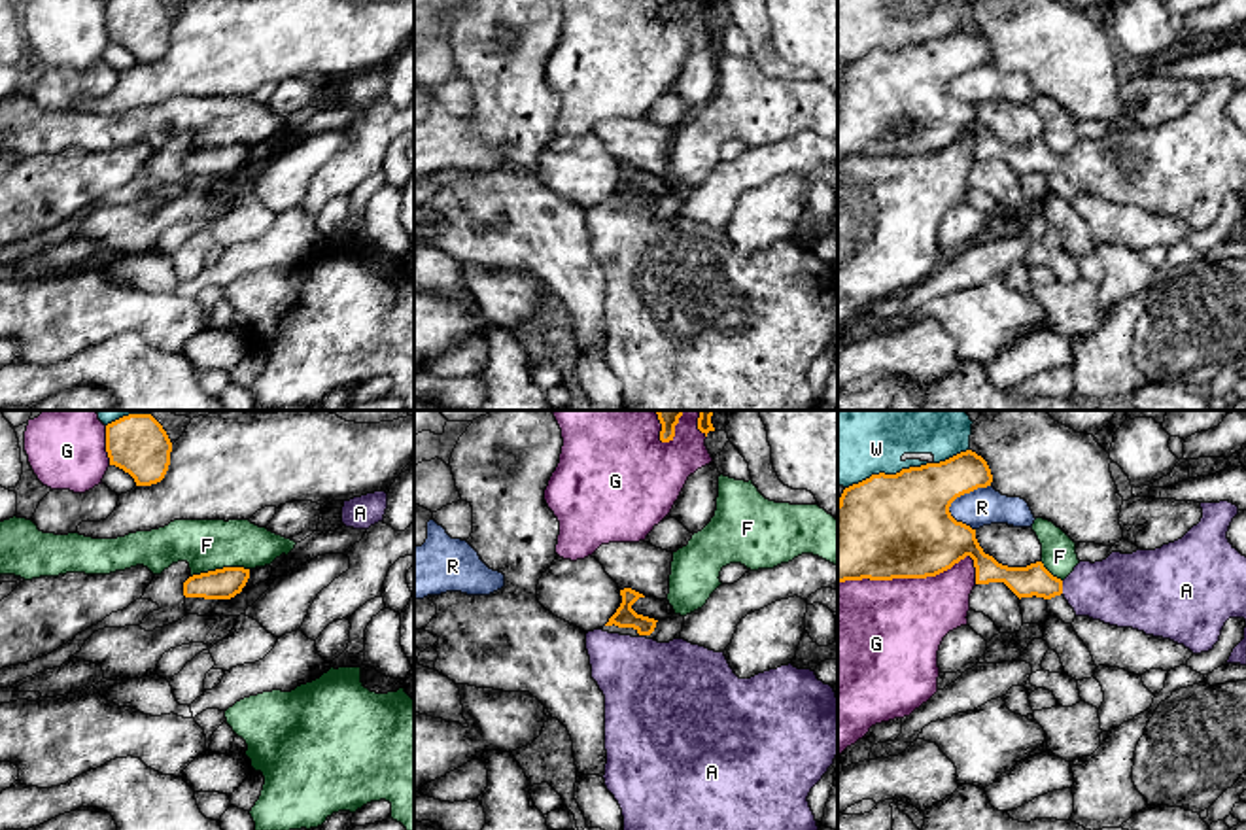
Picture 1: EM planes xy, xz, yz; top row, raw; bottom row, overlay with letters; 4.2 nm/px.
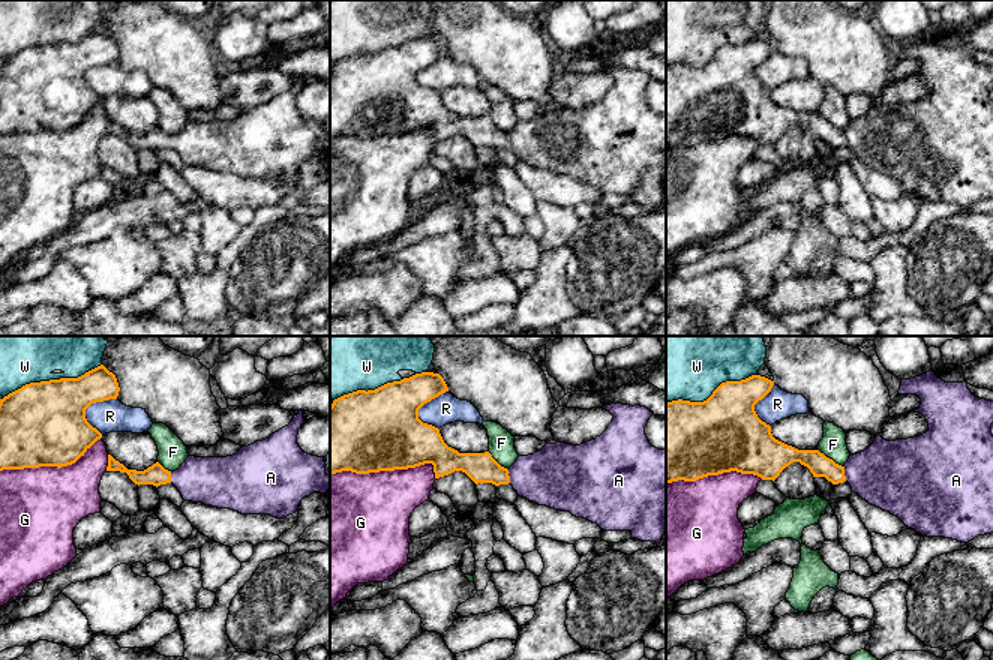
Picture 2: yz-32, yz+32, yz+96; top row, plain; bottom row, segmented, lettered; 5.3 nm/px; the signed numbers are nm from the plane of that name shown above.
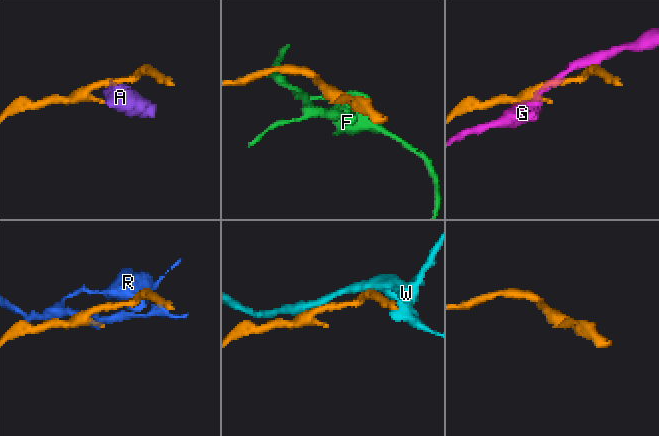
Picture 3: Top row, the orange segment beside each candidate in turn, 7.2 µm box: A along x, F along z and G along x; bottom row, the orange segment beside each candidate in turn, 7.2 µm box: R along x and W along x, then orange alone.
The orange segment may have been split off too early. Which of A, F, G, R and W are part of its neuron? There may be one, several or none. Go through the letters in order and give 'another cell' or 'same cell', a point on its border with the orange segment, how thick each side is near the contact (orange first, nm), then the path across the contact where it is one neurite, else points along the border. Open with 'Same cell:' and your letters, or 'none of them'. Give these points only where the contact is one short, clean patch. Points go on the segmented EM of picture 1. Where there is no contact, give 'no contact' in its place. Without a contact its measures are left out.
Same cell: A
A: same cell | yz (1061, 588) | 140/300 nm | across yz (1035, 579), (1061, 588), (1120, 590)
F: another cell | xy (220, 570) | 130/220 nm
G: another cell | yz (908, 577) | 440/440 nm
R: another cell | yz (965, 492) | 340/160 nm
W: another cell | yz (883, 473) | 440/480 nm

